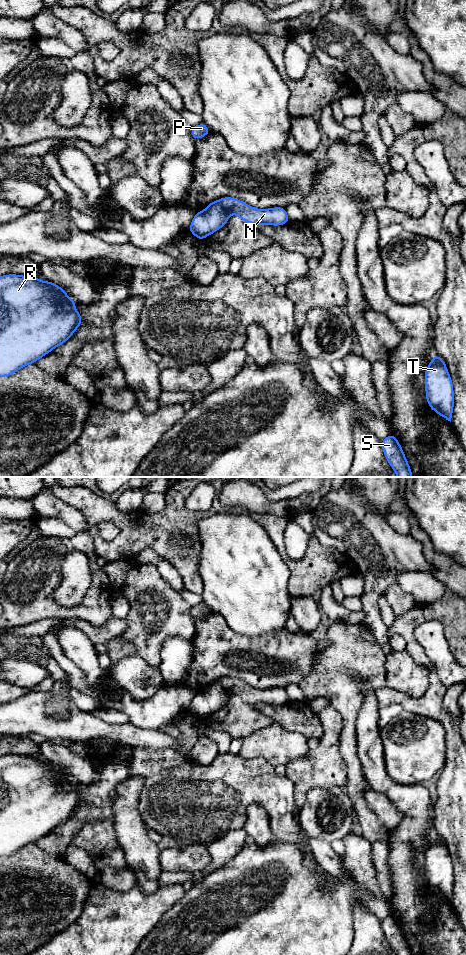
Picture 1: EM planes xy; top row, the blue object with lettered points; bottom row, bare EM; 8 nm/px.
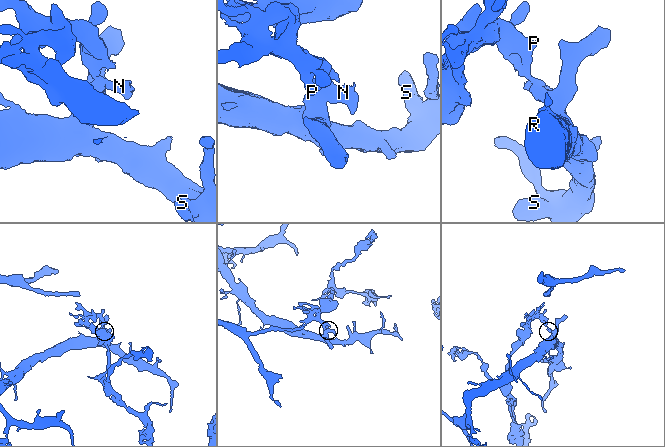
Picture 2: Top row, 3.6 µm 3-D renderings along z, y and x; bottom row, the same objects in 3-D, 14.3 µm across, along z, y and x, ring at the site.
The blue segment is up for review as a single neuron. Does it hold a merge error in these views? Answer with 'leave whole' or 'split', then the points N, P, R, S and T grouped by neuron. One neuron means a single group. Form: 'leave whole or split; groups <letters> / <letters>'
split; groups N P / R S T

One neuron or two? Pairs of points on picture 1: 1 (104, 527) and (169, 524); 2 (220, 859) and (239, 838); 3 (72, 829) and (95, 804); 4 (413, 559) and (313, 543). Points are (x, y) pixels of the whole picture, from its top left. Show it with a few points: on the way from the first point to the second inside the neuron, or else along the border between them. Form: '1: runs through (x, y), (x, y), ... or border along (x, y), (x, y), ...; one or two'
1: border along (95, 525), (100, 521), (110, 521), (119, 533); two
2: runs through (223, 854), (234, 843); one
3: runs through (76, 823), (89, 810); one
4: border along (313, 535), (322, 545), (334, 547), (342, 553); two

